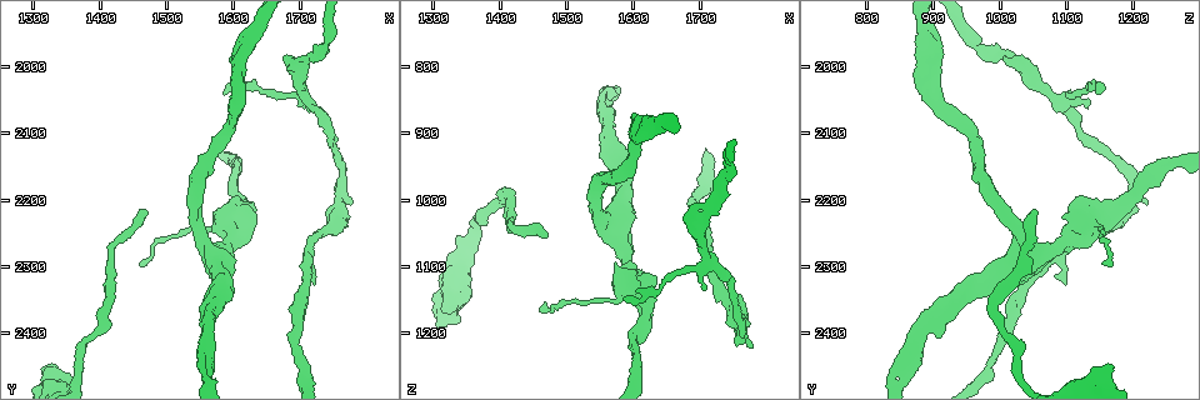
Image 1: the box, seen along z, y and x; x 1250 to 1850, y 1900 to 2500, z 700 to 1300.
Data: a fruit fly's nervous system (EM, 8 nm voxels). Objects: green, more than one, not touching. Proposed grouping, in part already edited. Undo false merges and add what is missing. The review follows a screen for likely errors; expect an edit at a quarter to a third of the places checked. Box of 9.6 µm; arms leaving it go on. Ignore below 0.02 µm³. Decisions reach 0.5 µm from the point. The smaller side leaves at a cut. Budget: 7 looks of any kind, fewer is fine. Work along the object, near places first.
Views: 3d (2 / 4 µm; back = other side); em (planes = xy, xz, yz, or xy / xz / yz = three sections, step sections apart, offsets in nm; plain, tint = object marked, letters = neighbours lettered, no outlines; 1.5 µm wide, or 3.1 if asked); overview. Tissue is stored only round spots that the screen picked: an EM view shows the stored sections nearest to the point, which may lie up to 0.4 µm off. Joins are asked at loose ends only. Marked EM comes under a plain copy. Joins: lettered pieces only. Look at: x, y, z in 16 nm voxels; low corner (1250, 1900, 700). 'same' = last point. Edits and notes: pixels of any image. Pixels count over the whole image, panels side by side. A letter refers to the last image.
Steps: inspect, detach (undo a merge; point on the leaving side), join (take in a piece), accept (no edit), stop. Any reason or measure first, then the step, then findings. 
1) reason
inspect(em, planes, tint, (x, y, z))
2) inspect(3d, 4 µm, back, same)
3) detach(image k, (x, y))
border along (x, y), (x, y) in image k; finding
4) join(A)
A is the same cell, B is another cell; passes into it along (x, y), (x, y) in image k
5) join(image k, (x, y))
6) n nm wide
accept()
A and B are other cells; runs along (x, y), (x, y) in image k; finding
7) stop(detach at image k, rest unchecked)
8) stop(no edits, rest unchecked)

free end
inspect(em, yz, step 4, letters, (1475, 2220, 1055))

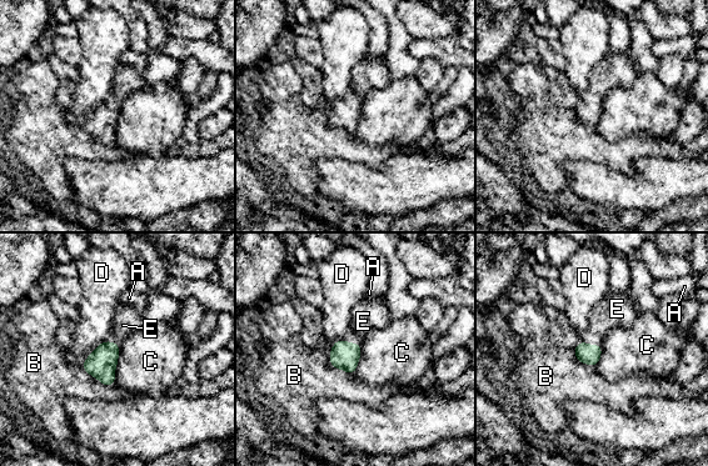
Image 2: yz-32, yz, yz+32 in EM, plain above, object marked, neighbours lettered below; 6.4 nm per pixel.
C touches over 260 nm
join(E)
E is the same cell, A, B, C and D are other cells; it goes on there

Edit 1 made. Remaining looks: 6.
narrows sharply
inspect(em, xz, step 8, tint, (1640, 2035, 1130))

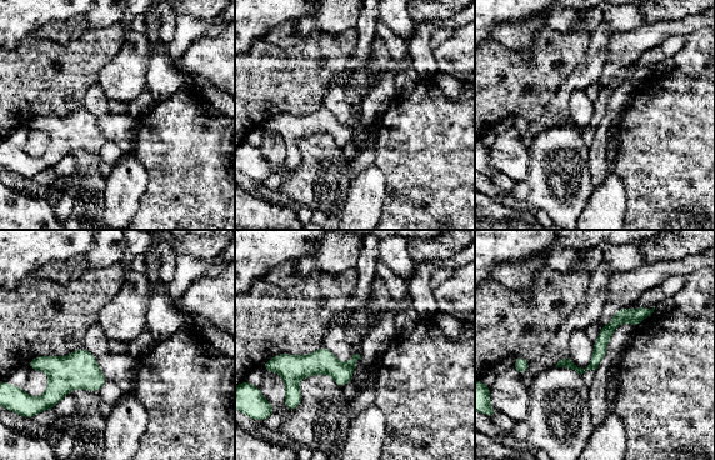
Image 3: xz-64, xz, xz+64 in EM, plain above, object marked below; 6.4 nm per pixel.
cut it another way
inspect(em, planes, letters, same)

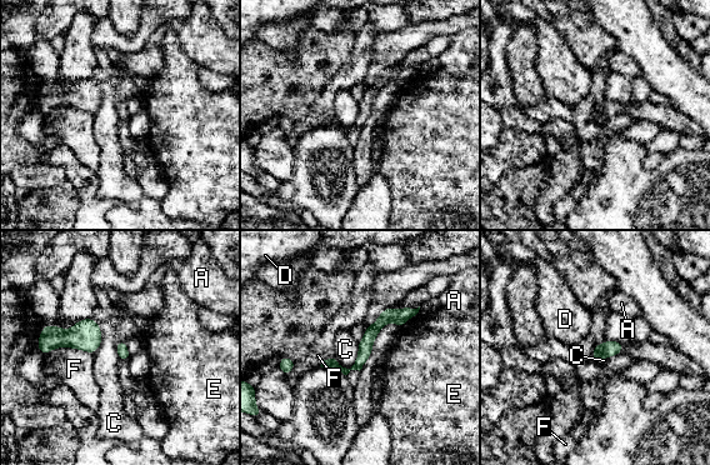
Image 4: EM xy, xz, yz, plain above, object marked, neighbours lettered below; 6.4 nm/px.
accept()
A, C, D, E and F are other cells; border along (359, 343), (358, 359), (343, 368) in image 4; continuous, no second neuron

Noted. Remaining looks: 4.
an open end
inspect(em, xy, step 8, letters, (1675, 1990, 1025))

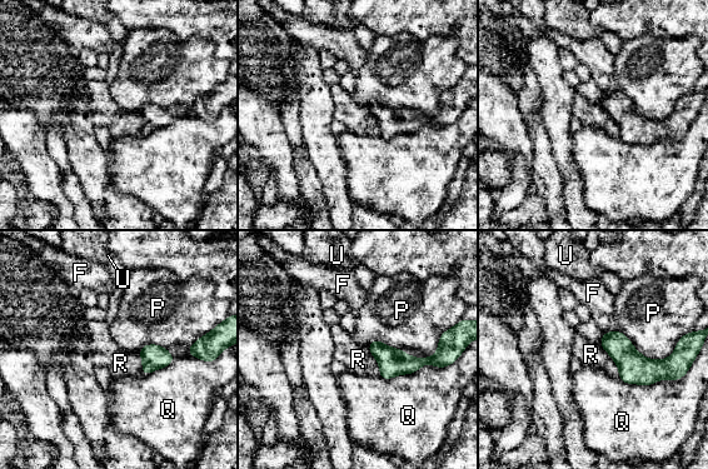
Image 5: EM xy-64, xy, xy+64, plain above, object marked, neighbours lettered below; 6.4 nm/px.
another direction
inspect(em, planes, letters, same)

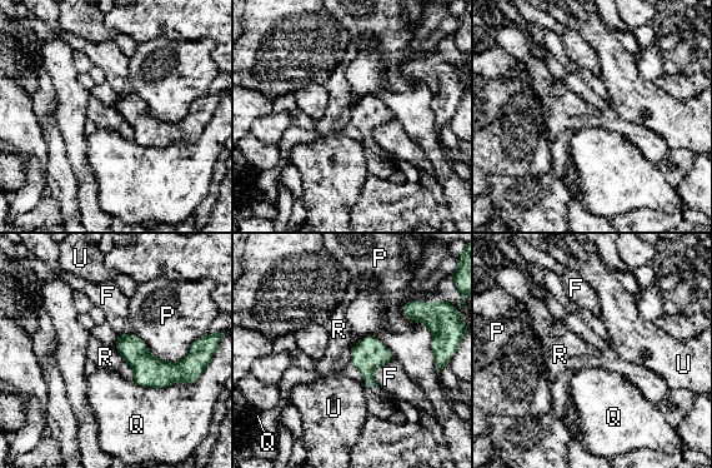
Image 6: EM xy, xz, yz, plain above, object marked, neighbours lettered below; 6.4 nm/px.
accept()
F, P, Q, R and U are other cells; no lettered piece goes on from it

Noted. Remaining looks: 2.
stop(join at image 2, rest unchecked)

